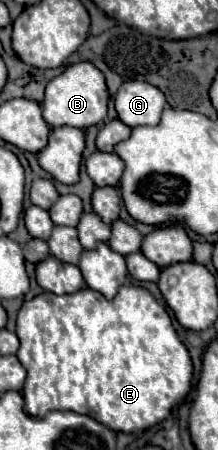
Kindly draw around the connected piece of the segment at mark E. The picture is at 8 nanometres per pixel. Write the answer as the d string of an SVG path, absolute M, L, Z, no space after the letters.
M121 286L117 296L113 300L107 300L103 298L99 292L91 290L91 288L83 288L79 292L73 292L73 294L63 294L63 296L57 296L57 294L51 294L51 292L43 292L39 296L35 296L33 300L27 300L23 302L19 314L17 314L17 338L21 342L19 350L17 350L17 358L19 362L25 366L27 370L27 380L25 380L25 388L23 388L23 398L25 398L25 412L35 416L35 418L45 418L45 414L53 412L53 410L71 410L71 412L77 412L77 414L85 414L97 422L101 422L103 426L107 426L109 430L113 432L125 432L125 434L131 434L131 432L143 432L159 422L163 422L171 408L175 404L179 404L189 388L191 388L191 374L193 374L193 364L191 364L191 358L189 358L189 352L187 348L183 346L183 342L179 340L177 332L173 330L171 326L171 318L167 314L167 310L141 286Z

